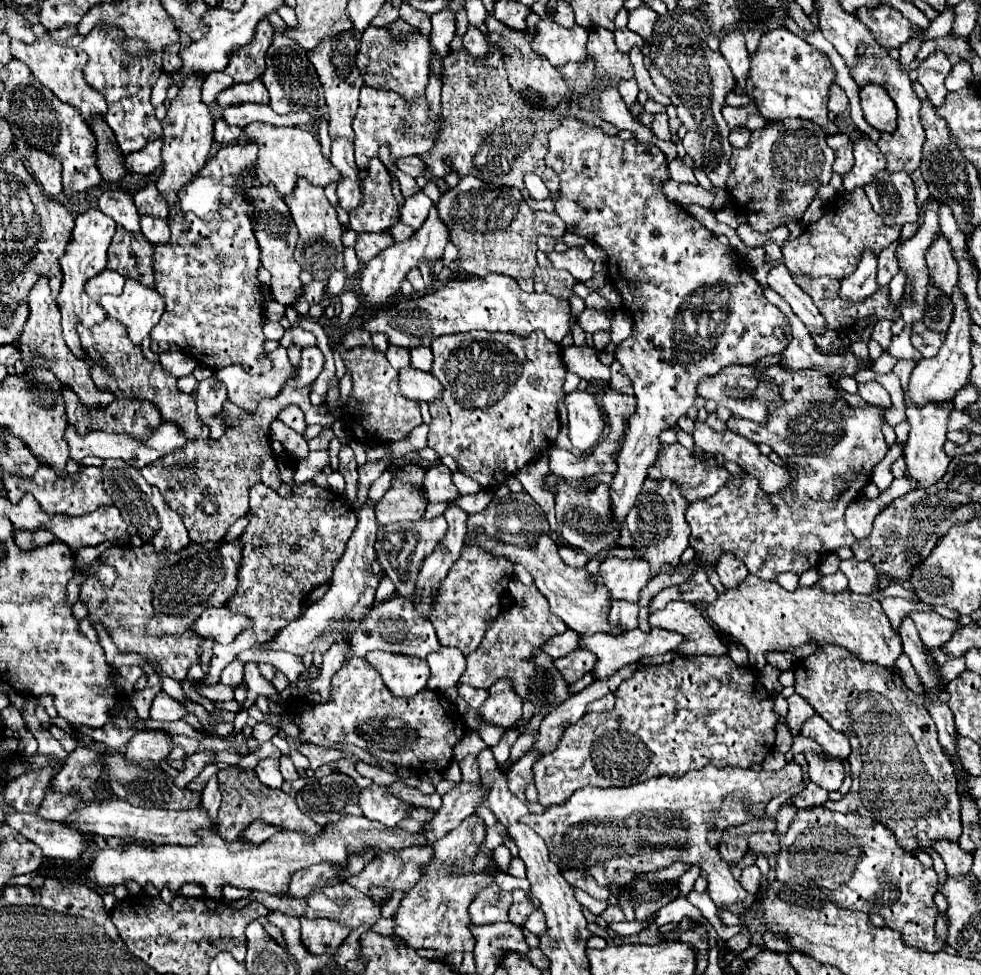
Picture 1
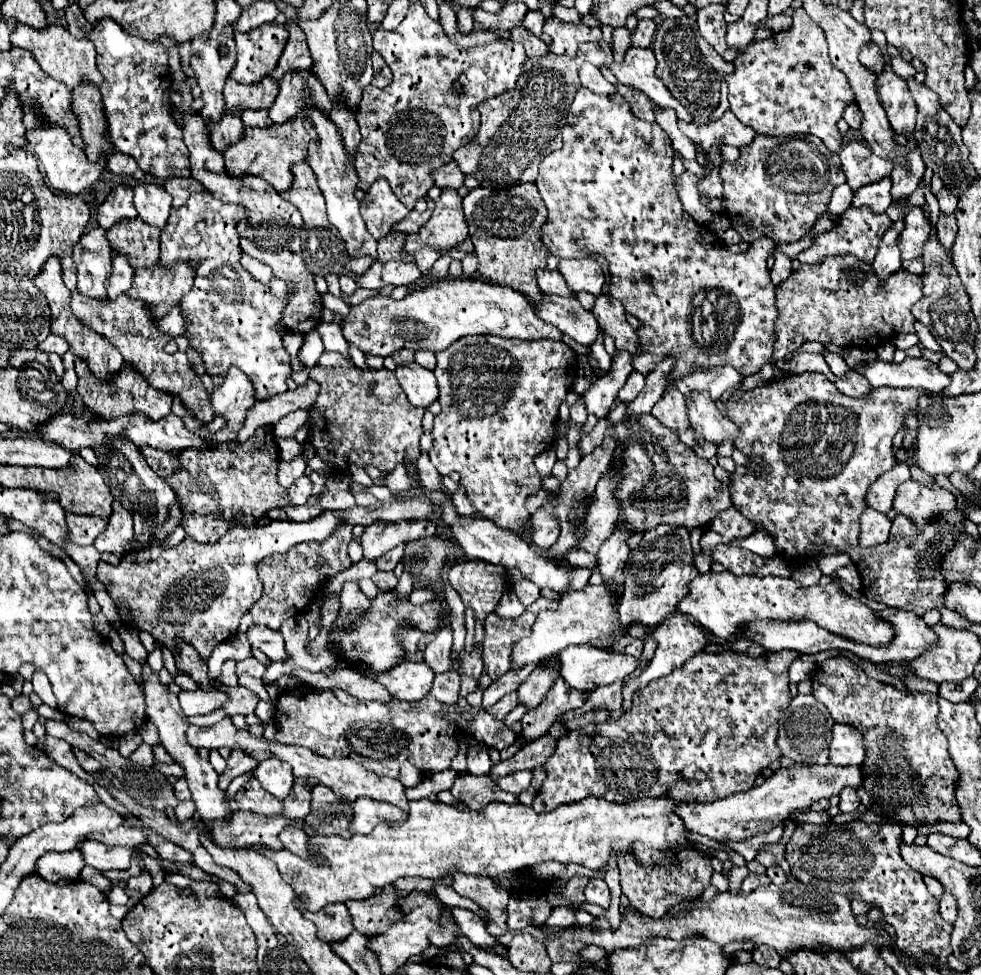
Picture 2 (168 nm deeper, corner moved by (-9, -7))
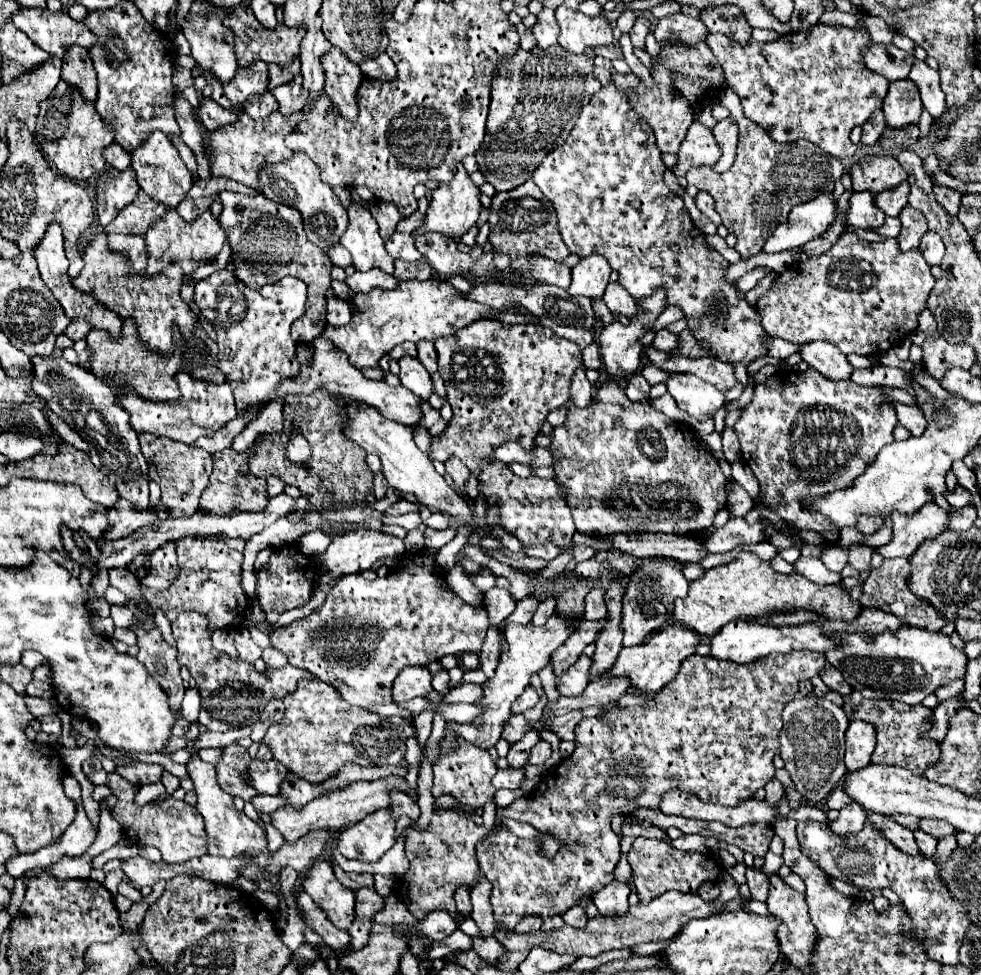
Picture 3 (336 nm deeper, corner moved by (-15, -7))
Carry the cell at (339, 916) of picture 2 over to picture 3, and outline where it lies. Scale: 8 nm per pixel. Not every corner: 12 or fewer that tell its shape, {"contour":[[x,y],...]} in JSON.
{"contour":[[329,862],[309,868],[303,890],[333,926],[349,930],[355,892]]}

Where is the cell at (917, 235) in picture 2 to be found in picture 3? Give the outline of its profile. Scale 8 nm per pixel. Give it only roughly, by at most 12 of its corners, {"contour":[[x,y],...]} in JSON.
{"contour":[[925,232],[919,252],[927,264],[941,264],[945,248],[935,232]]}

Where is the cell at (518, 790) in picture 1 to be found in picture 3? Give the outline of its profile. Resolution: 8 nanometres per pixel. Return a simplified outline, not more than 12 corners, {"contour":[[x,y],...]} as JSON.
{"contour":[[523,768],[497,770],[495,788],[519,788],[525,780]]}

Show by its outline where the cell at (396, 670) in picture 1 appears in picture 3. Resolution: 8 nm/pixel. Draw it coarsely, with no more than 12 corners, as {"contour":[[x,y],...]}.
{"contour":[[407,666],[395,678],[393,700],[433,692],[427,666]]}

